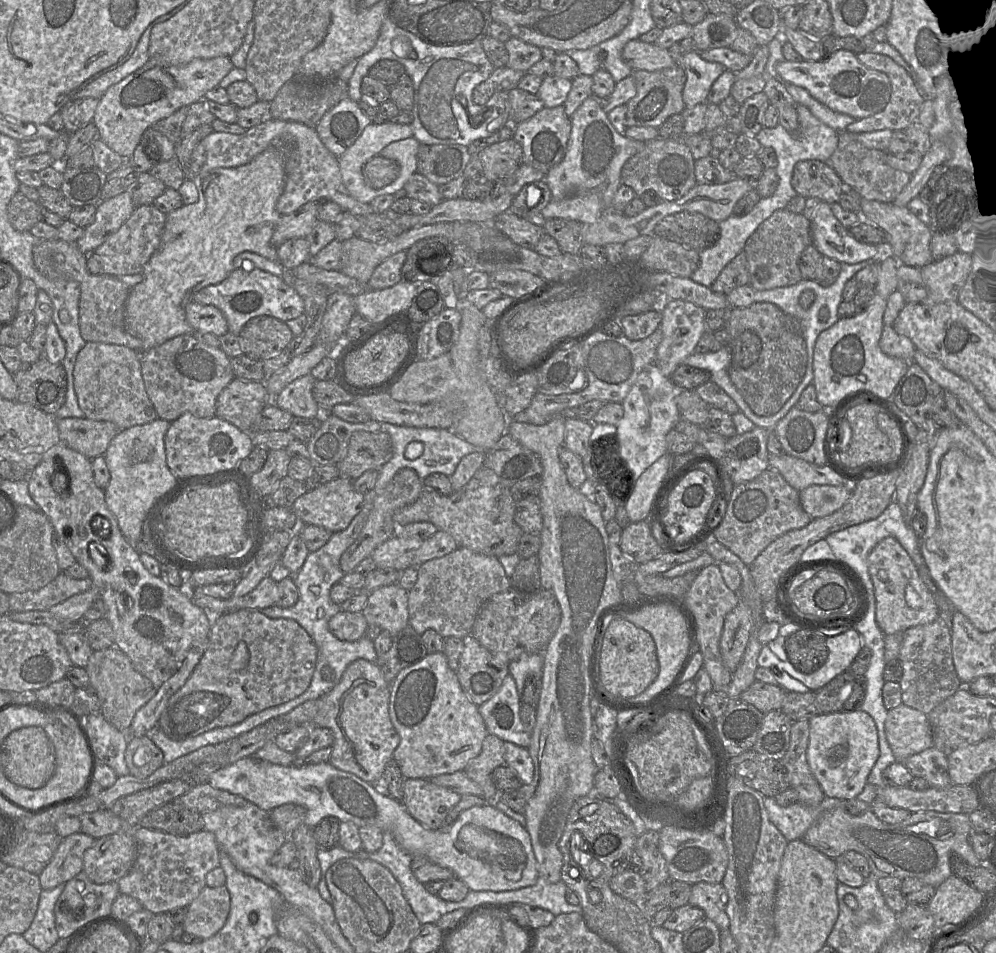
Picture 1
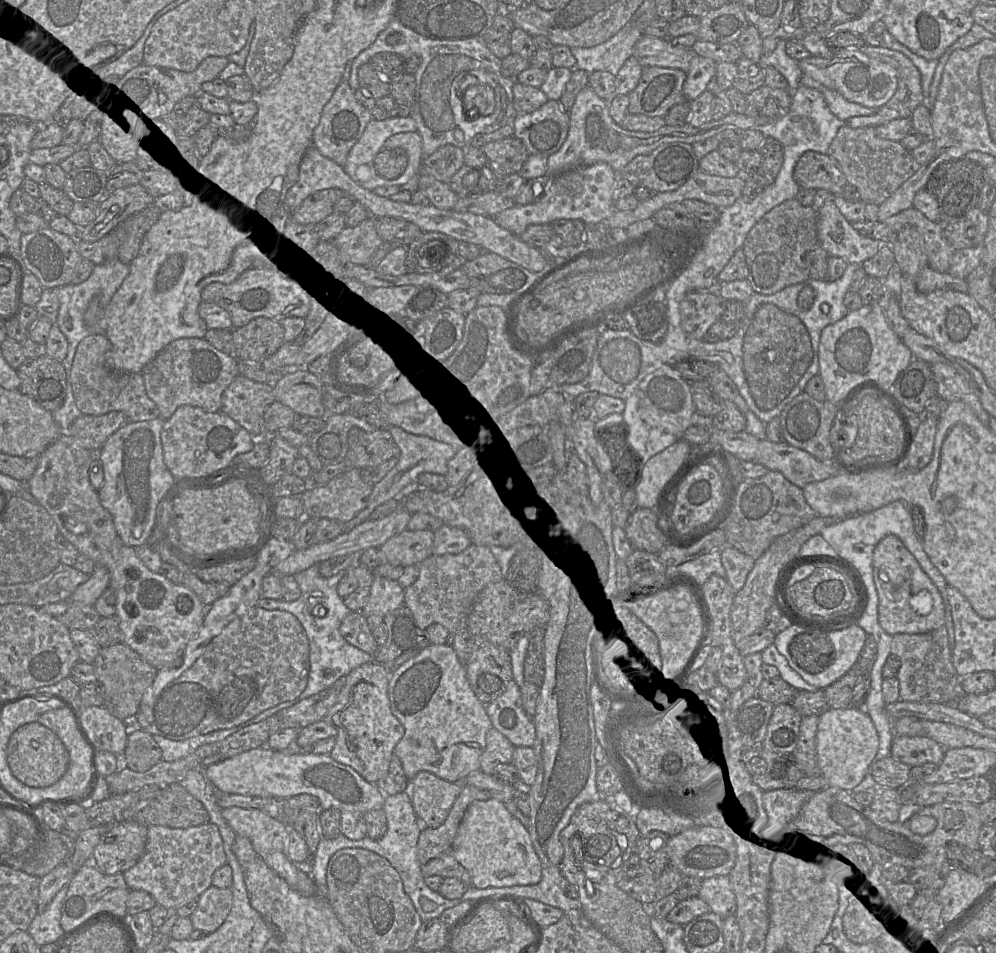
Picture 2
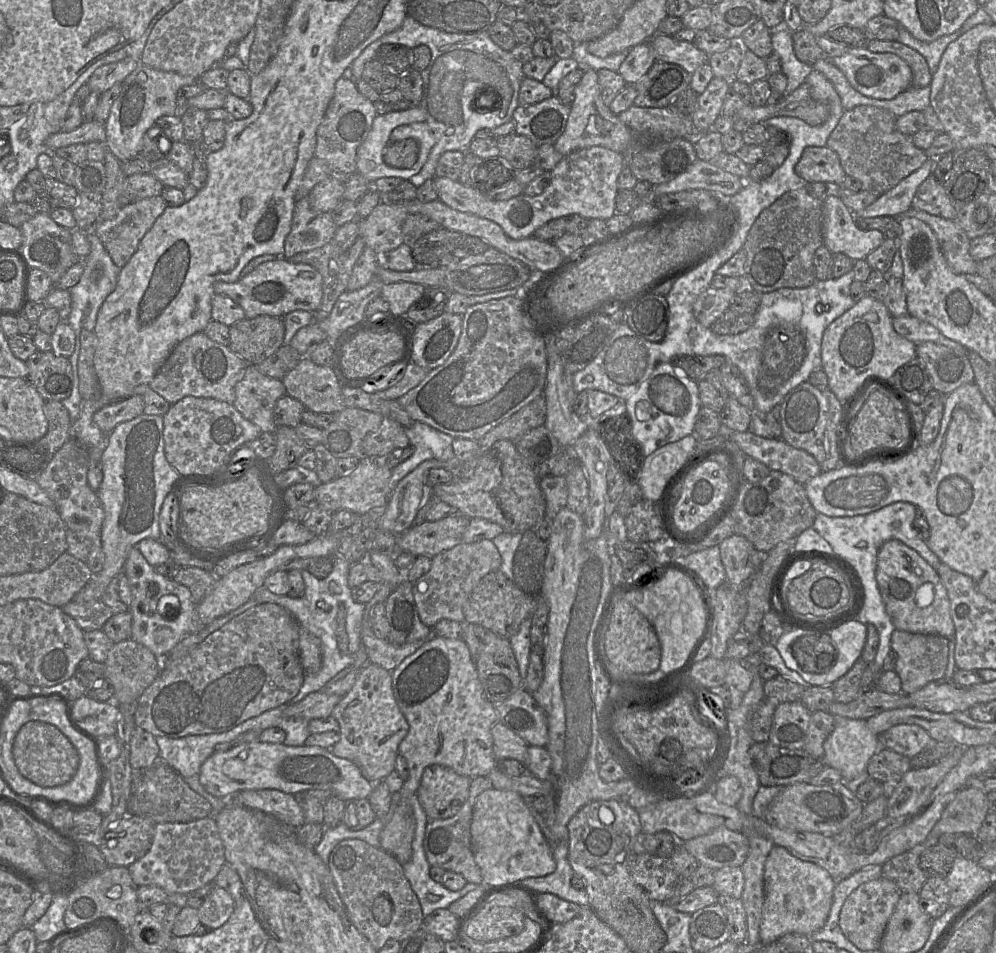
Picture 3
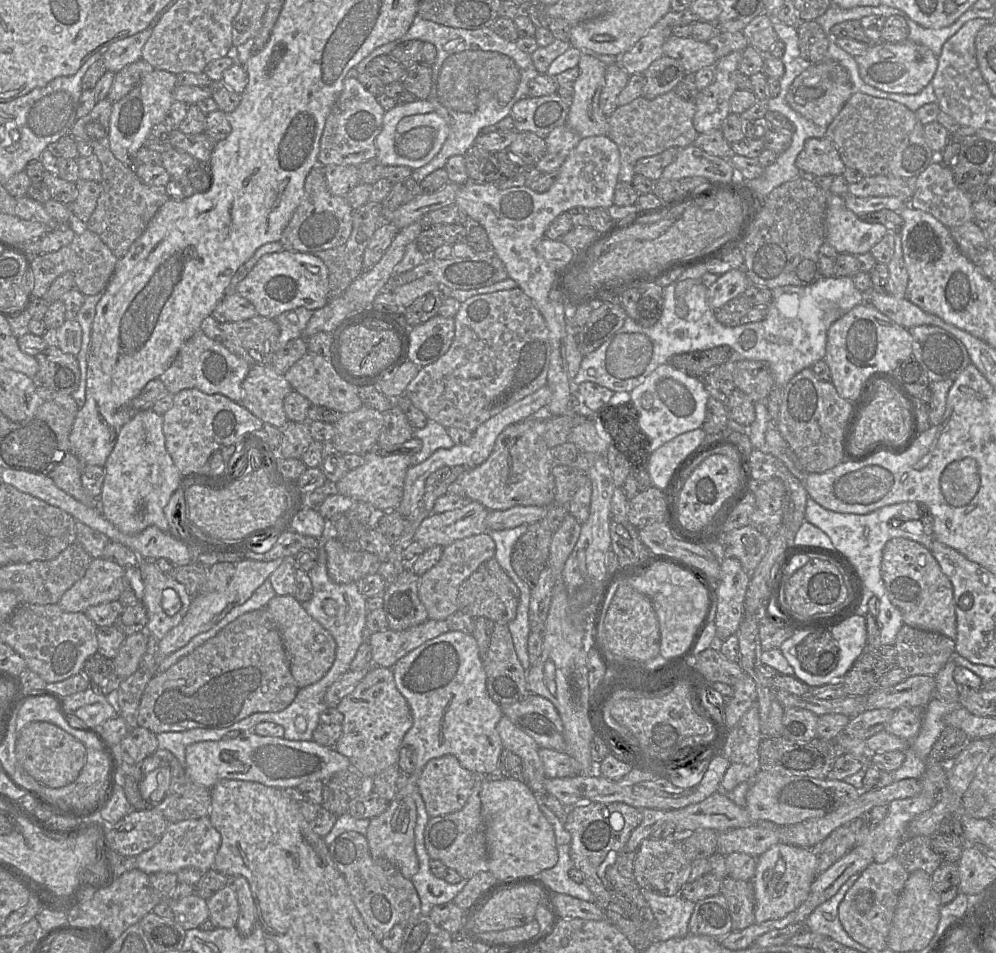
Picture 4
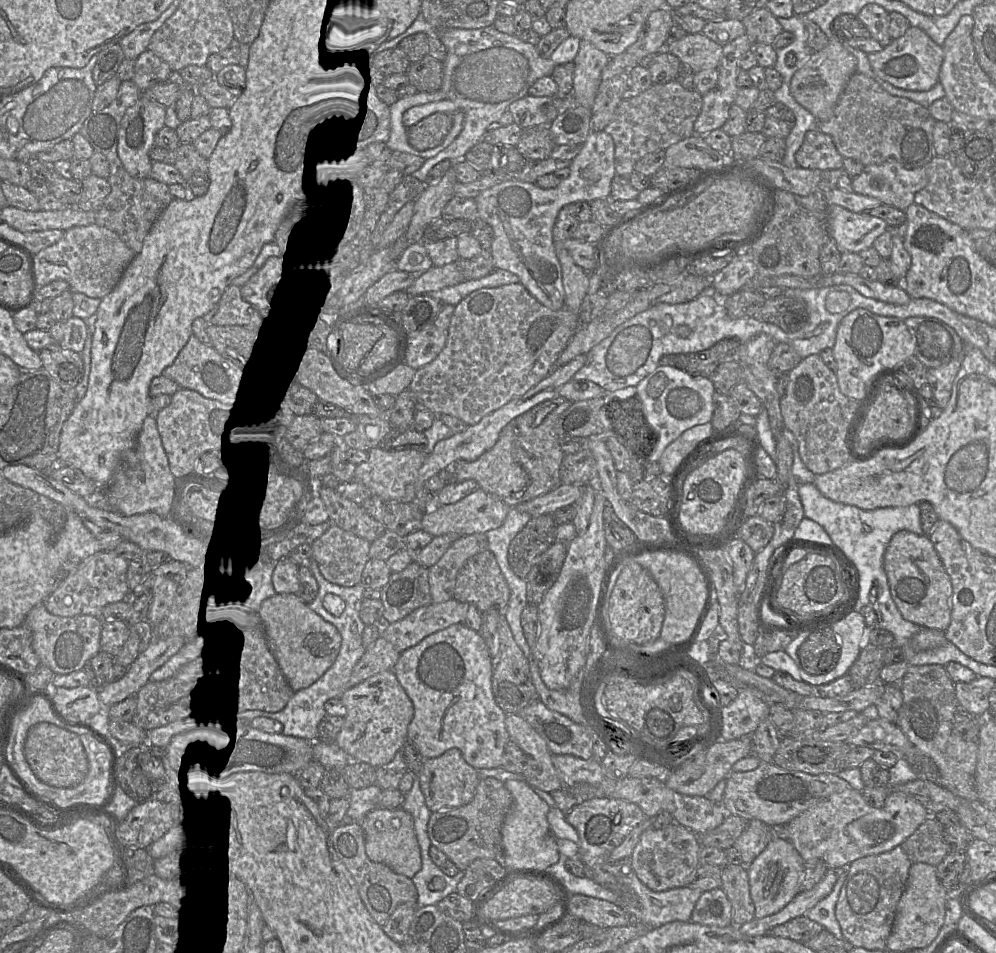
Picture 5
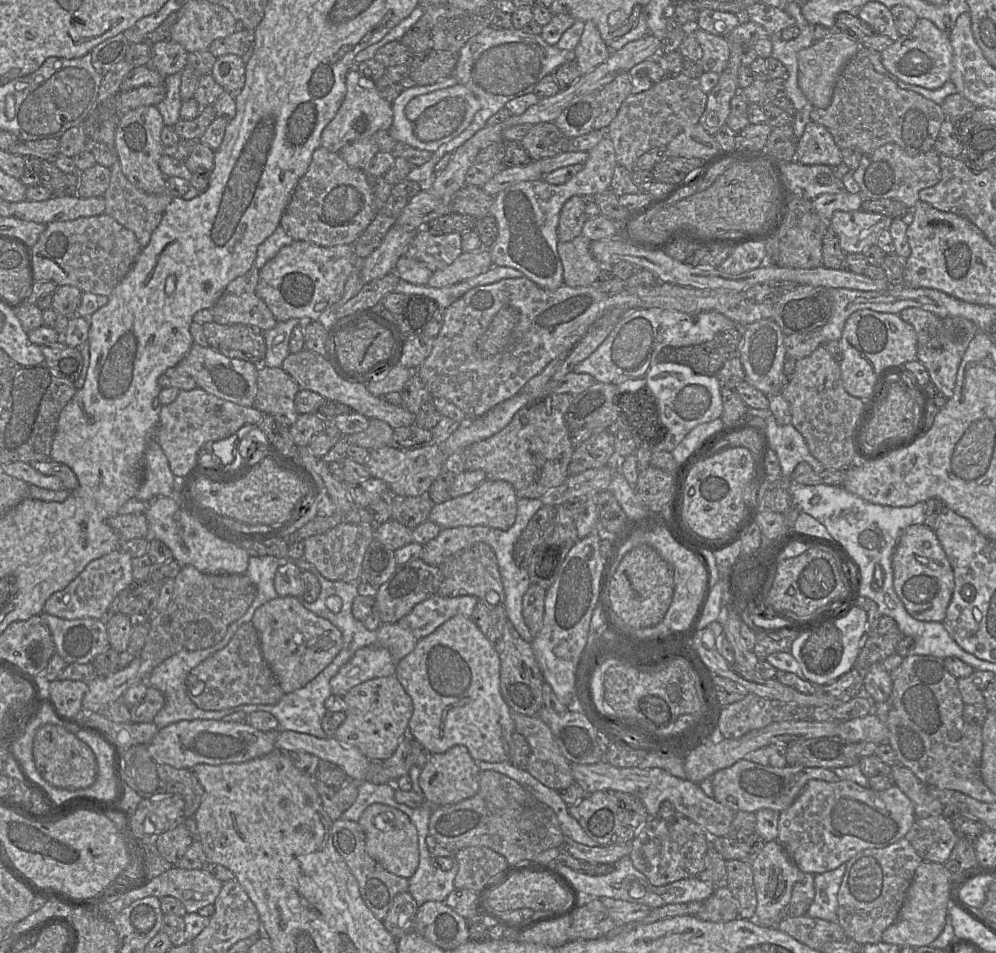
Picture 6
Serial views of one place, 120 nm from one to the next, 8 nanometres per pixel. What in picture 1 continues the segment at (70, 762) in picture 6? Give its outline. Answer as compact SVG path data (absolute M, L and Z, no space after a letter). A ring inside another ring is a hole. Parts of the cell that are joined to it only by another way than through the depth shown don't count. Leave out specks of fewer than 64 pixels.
M29 726L12 731L1 744L1 761L6 777L28 789L40 788L55 770L54 747L42 727Z

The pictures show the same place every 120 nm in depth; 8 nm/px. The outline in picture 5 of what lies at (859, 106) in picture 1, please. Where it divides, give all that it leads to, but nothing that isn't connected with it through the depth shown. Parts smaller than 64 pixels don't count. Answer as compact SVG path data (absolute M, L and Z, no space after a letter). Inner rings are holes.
M910 26L903 36L892 40L881 51L869 53L867 56L871 68L880 79L897 88L910 91L927 91L939 82L939 72L944 59L943 47L936 44L923 30L914 26Z

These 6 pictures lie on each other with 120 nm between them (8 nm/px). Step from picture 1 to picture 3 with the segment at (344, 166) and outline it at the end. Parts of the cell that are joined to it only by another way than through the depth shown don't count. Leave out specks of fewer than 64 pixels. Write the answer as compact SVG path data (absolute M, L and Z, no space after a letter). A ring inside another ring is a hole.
M419 106L377 115L367 136L357 148L356 172L371 183L379 178L393 177L398 169L386 165L383 161L383 151L390 143L392 130L401 125L423 122L425 119L426 115Z

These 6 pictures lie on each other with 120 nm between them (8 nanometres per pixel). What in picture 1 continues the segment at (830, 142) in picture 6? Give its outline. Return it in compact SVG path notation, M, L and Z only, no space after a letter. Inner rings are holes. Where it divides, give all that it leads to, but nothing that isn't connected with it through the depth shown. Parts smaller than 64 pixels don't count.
M804 160L795 164L792 187L805 198L818 198L833 204L840 200L843 182L829 162Z

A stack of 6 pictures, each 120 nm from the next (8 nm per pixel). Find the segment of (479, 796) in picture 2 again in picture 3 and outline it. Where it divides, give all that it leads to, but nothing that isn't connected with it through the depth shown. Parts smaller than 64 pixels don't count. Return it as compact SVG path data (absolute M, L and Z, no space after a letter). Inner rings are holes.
M487 776L472 778L468 798L454 816L442 820L428 821L423 839L423 848L430 866L437 866L446 871L460 874L468 883L482 883L481 871L475 862L471 847L470 825L476 797L481 792L491 788L492 783Z

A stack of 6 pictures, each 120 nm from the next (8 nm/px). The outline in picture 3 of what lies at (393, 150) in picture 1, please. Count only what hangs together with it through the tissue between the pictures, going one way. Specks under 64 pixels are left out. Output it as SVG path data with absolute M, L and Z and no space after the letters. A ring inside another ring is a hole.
M416 122L408 125L401 125L394 128L390 134L390 143L412 138L419 146L418 159L411 168L398 169L393 177L404 180L416 175L426 163L429 153L435 145L435 136L429 125L423 122Z

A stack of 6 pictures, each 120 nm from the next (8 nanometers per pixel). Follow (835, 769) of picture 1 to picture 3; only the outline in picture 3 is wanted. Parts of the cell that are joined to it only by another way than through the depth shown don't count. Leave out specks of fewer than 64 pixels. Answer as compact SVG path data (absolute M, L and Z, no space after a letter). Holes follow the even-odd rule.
M835 716L833 731L824 742L823 761L825 765L840 771L843 781L857 778L868 766L870 759L881 747L881 737L867 726L866 720Z

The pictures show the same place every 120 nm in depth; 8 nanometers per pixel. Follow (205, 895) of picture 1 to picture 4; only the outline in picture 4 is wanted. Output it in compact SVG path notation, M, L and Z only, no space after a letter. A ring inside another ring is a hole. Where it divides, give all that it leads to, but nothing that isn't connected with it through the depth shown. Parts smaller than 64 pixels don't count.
M224 886L206 901L209 919L215 928L236 927L239 904L237 894L230 886Z

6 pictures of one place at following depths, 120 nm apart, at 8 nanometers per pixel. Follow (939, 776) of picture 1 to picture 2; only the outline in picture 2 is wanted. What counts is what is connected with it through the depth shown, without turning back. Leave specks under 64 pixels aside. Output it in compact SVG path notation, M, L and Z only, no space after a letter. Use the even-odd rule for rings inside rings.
M894 736L891 755L910 767L925 763L939 765L945 755L945 749L928 736Z

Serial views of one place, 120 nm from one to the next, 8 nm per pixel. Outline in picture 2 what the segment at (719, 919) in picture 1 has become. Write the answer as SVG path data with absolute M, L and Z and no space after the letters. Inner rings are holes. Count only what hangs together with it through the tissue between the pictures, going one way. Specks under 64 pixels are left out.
M729 875L703 879L697 896L709 905L710 911L718 914L722 919L735 914L736 896Z

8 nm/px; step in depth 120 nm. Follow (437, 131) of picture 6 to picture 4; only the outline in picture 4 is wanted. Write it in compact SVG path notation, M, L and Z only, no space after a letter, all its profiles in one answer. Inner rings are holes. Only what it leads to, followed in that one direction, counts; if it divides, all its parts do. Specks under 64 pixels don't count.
M428 126L413 128L403 135L396 133L396 152L402 157L418 160L432 148L435 130Z

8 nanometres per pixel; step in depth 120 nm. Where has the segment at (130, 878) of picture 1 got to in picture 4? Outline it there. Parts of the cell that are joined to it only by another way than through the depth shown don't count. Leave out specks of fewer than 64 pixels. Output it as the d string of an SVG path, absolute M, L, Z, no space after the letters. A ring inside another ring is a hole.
M207 816L172 822L167 825L165 833L156 845L136 857L136 868L147 875L157 872L178 873L185 868L205 873L213 869L220 844L221 835Z

